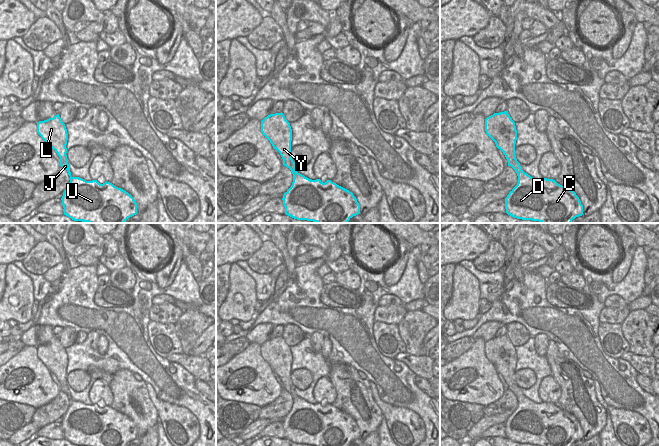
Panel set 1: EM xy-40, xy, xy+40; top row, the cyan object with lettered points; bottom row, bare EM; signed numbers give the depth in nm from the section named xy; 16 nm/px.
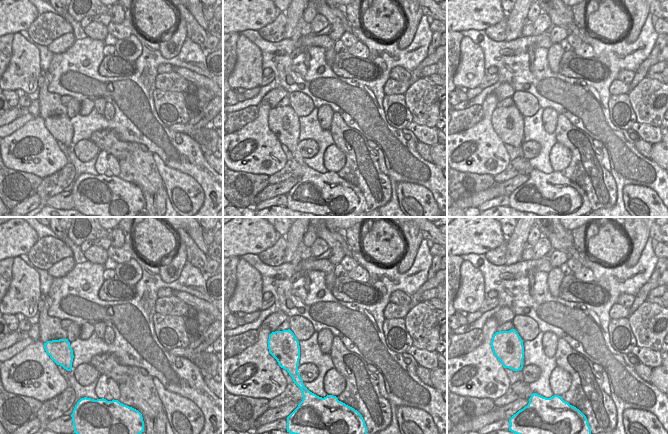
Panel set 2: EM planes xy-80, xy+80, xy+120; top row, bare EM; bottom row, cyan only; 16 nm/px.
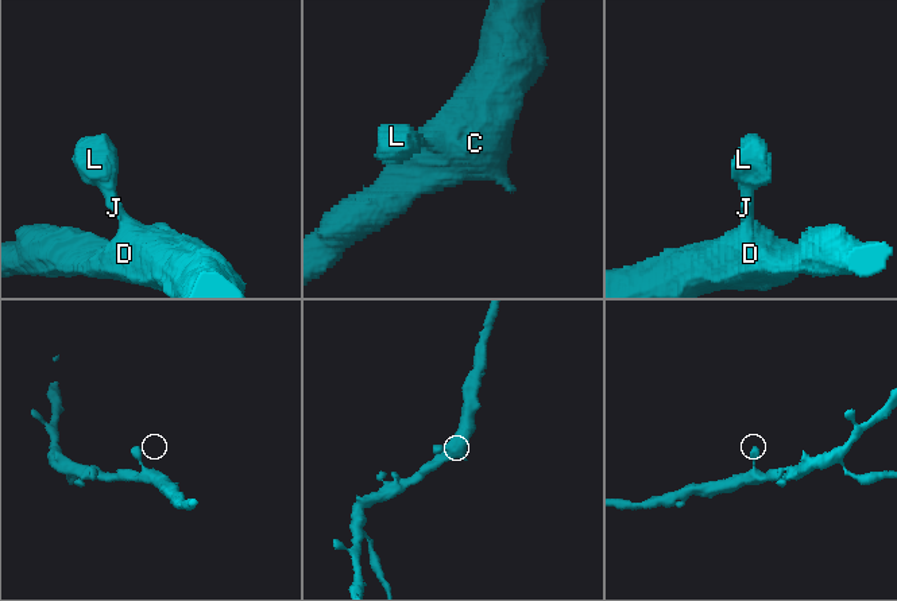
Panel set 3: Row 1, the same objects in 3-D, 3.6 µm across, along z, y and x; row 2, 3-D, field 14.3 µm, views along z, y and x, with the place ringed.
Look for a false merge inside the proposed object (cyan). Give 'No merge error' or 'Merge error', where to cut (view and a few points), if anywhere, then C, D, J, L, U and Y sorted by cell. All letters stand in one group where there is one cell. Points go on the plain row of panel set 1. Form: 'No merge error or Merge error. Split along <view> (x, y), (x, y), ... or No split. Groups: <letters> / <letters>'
No merge error. No split. Groups: C D J L U Y.

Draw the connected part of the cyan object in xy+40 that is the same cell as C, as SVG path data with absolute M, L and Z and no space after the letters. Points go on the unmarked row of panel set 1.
M507 335L487 341L485 355L518 400L517 409L505 422L508 439L539 446L572 446L583 439L583 429L574 415L553 403L535 403L522 394L515 380L515 346Z

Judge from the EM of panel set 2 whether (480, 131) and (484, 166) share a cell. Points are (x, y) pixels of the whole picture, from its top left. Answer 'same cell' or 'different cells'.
same cell

